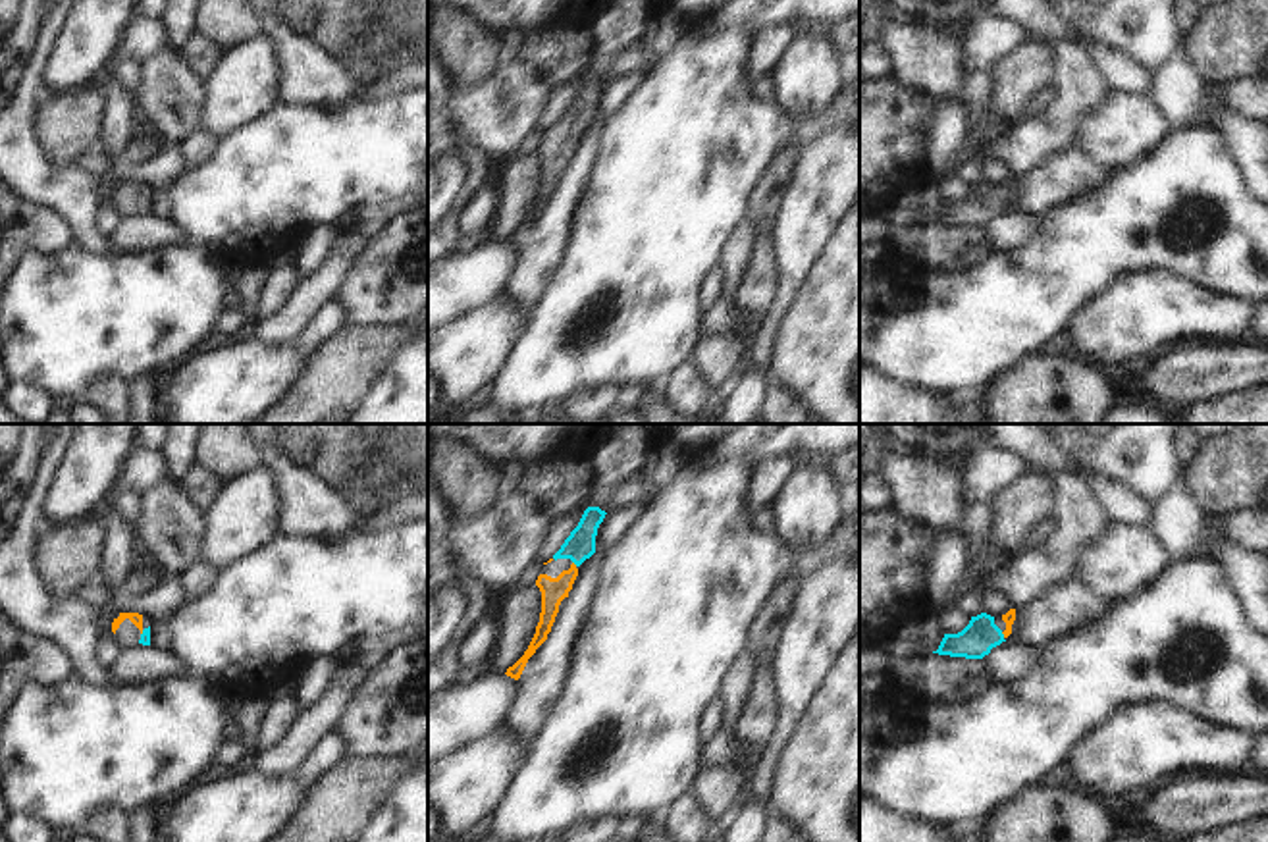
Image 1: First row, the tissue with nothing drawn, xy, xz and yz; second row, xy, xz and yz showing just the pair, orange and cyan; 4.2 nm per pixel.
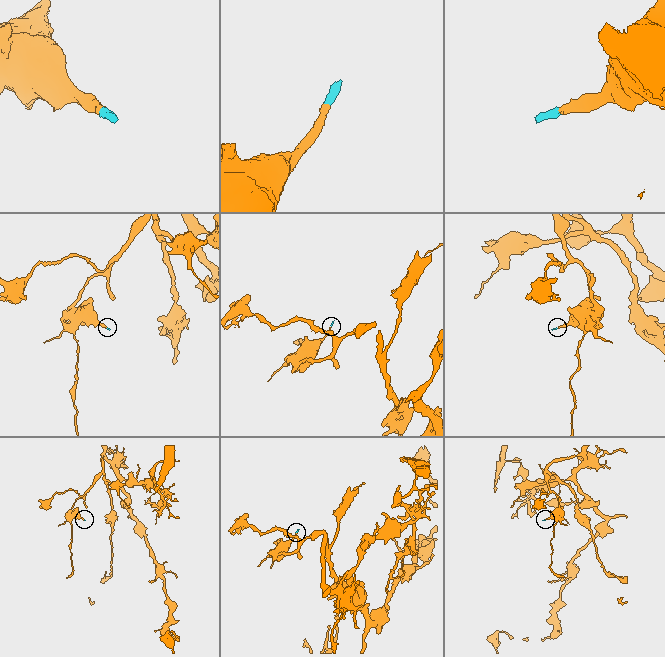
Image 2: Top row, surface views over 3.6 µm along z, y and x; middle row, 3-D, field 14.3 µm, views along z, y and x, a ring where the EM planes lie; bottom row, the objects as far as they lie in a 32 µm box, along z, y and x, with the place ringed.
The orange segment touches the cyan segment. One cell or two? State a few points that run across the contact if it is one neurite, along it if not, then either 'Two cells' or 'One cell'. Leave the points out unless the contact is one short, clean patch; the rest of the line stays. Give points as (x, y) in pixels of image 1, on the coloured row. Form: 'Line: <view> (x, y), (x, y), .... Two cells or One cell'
Line: yz (1010, 615), (1003, 632), (981, 634). One cell

